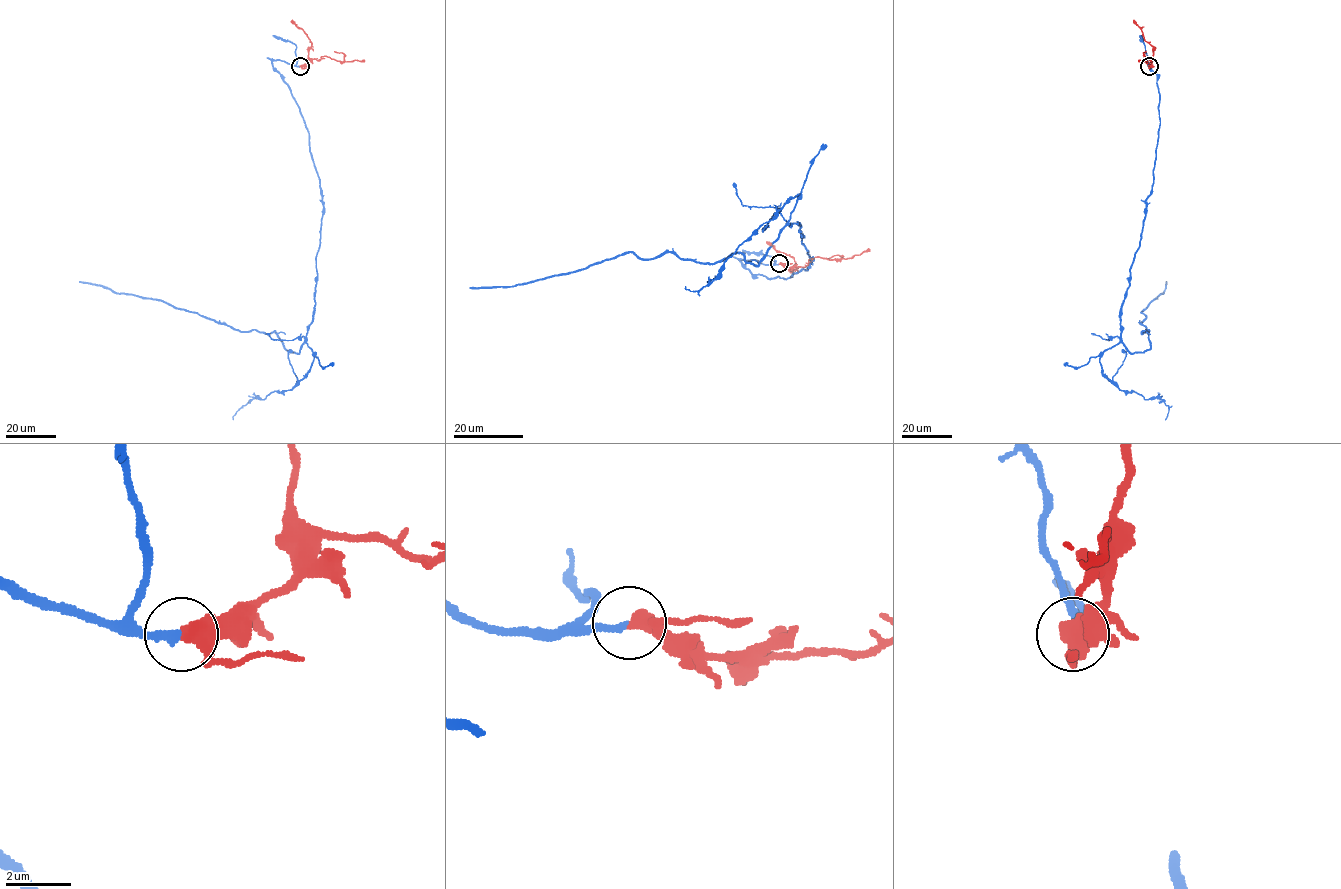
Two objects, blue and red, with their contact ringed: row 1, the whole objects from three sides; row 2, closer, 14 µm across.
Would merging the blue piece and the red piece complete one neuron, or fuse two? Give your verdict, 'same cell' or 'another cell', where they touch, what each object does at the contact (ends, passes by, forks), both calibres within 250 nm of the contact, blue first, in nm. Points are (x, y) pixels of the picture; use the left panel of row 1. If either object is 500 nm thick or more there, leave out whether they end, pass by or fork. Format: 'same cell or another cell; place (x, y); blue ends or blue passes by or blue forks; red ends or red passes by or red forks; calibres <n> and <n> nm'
same cell; place (300, 66); blue ends; red forks; calibres 200 and 320 nm

